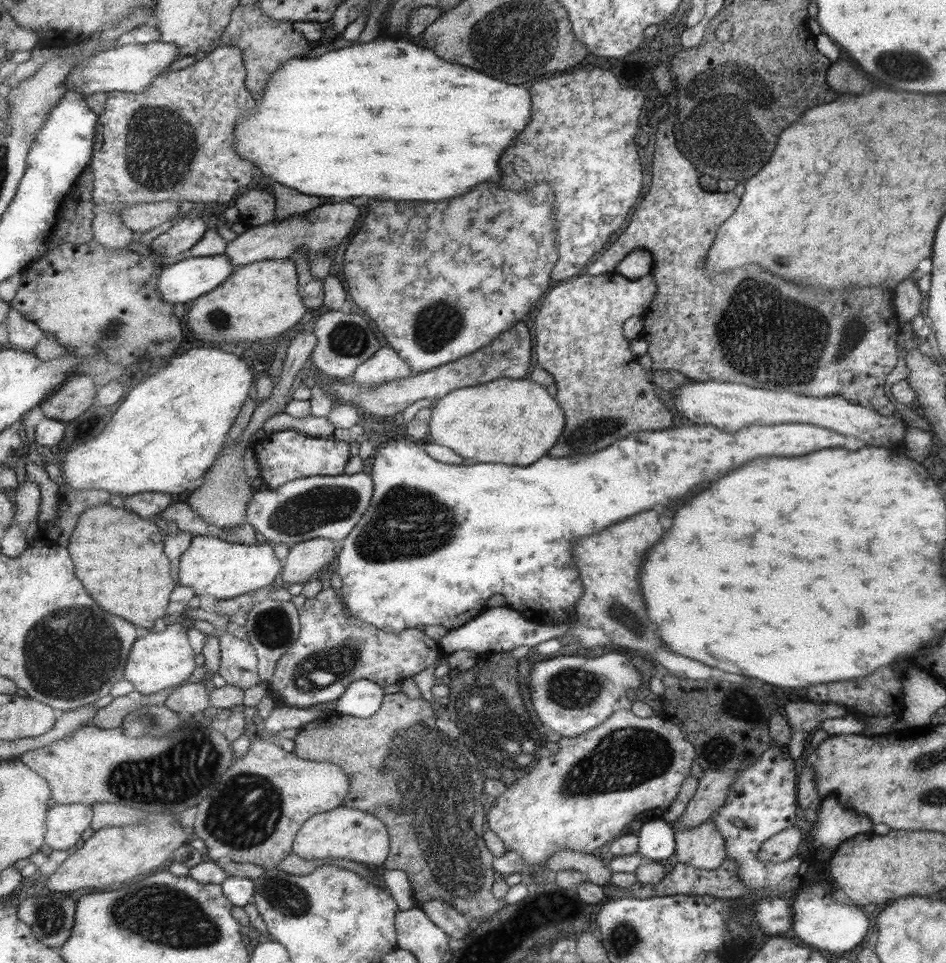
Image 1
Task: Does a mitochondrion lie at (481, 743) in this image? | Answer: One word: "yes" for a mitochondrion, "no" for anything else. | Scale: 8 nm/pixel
yes

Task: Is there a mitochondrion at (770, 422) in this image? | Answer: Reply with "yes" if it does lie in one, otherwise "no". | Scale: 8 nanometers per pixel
no

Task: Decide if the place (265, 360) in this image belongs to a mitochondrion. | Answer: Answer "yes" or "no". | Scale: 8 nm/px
no

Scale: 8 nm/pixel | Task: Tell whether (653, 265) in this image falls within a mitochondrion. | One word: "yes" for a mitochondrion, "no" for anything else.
no

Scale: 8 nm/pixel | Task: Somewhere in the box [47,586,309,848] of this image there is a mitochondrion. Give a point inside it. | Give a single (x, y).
(173, 776)

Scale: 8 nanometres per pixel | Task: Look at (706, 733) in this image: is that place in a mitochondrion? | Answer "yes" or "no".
no

